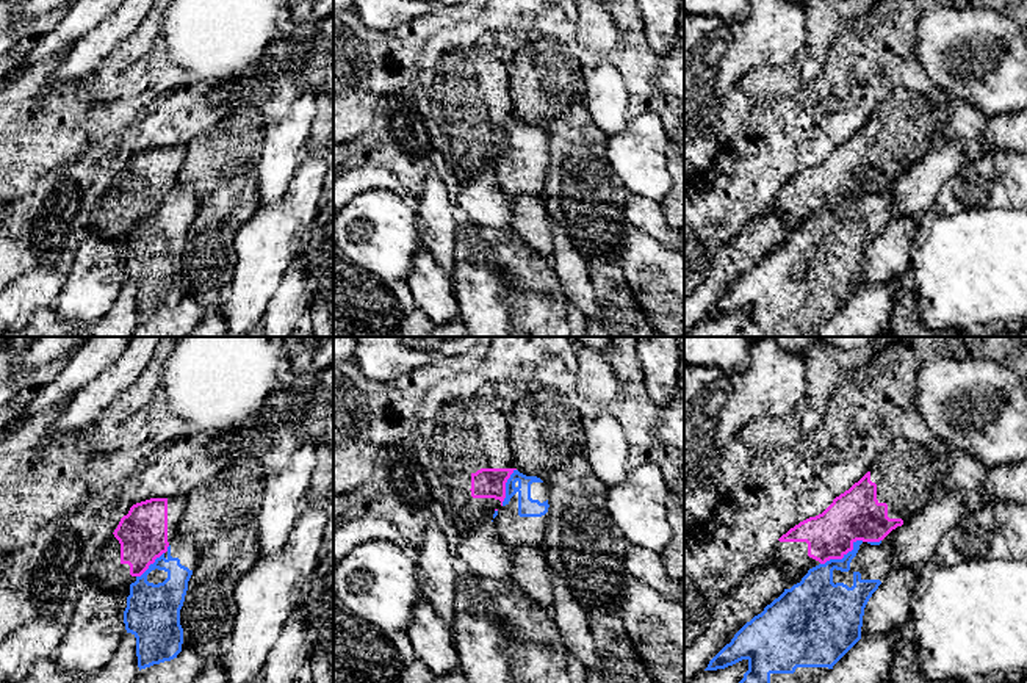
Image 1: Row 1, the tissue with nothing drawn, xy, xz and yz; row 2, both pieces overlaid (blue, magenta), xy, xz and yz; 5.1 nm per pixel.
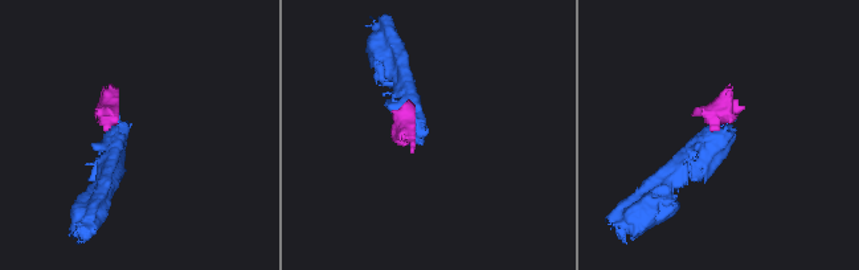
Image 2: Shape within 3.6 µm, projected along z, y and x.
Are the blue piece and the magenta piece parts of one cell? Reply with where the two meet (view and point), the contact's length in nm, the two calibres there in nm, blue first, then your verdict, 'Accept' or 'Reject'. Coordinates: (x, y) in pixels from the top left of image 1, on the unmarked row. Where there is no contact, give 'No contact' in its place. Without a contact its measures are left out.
Touches blue at yz (844, 205). Shared border 260 nm. Thickness 220 nm (blue) against 260 nm. Reject

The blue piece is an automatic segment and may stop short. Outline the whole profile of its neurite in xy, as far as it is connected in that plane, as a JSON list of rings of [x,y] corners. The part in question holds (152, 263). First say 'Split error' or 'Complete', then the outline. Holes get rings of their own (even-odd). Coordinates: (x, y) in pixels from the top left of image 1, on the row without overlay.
Split error. [[[174,188],[168,201],[130,233],[124,273],[136,287],[139,320],[171,310],[182,301],[180,258],[197,202],[194,193]]]

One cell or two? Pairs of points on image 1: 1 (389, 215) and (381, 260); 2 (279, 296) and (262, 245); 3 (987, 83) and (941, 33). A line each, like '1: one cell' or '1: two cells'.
1: one cell
2: two cells
3: one cell

